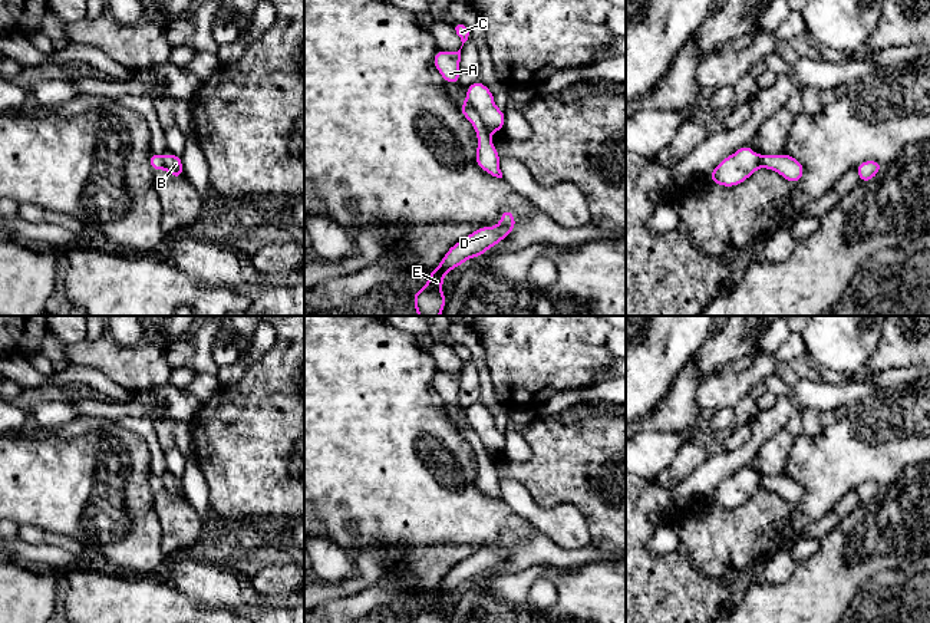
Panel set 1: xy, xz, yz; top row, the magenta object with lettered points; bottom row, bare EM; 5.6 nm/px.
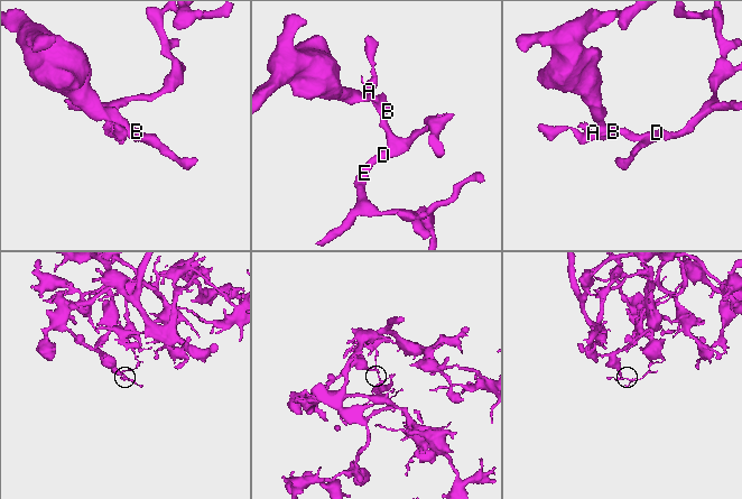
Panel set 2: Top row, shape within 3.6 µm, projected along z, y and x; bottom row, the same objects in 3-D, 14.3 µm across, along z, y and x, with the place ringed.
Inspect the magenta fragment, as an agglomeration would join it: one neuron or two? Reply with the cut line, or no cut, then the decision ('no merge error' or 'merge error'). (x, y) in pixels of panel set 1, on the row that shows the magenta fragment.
xz (465, 99), (490, 131) | merge error

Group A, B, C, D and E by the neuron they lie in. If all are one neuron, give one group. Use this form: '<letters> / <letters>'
A C D E / B

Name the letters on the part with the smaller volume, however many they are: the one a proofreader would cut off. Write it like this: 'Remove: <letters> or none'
Remove: A, C, D, E

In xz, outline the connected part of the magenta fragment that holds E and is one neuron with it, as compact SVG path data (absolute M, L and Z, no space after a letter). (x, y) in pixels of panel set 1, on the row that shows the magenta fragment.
M504 210L495 227L481 227L468 237L454 244L441 260L439 266L428 274L428 284L413 293L415 313L418 316L441 316L446 297L442 294L443 277L472 257L481 257L507 238L515 228L515 215Z

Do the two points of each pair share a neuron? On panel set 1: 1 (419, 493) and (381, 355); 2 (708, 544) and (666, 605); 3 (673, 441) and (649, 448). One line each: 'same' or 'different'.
1: same
2: different
3: same

